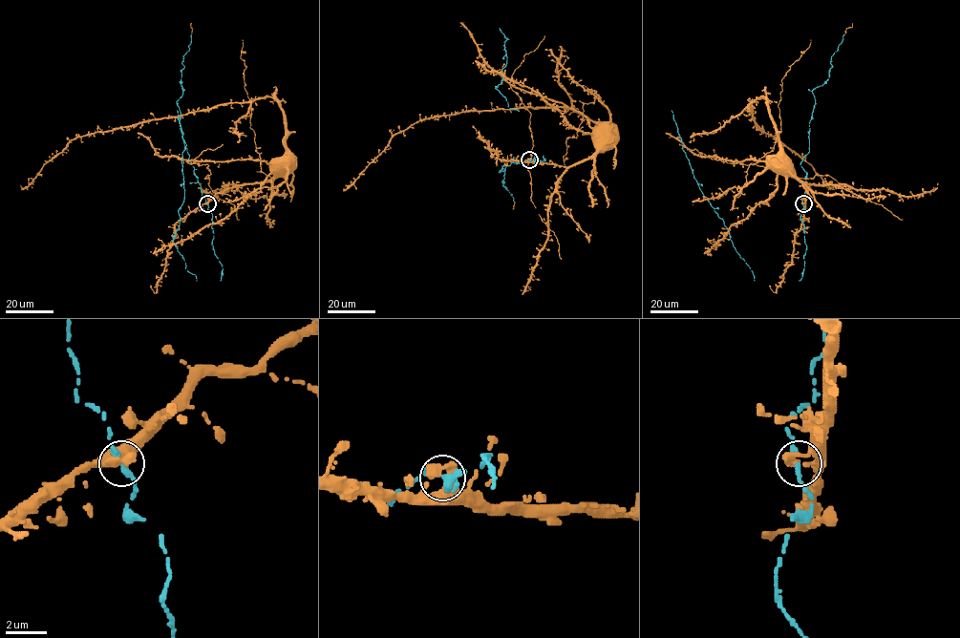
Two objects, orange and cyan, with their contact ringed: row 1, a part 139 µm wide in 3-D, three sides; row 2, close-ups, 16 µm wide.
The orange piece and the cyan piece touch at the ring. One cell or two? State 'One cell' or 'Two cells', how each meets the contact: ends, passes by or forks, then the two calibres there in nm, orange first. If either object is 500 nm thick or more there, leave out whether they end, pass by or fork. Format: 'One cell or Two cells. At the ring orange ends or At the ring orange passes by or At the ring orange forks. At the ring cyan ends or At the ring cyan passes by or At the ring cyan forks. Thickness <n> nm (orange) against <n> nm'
One cell. At the ring orange ends. At the ring cyan ends. Thickness 460 nm (orange) against 360 nm

